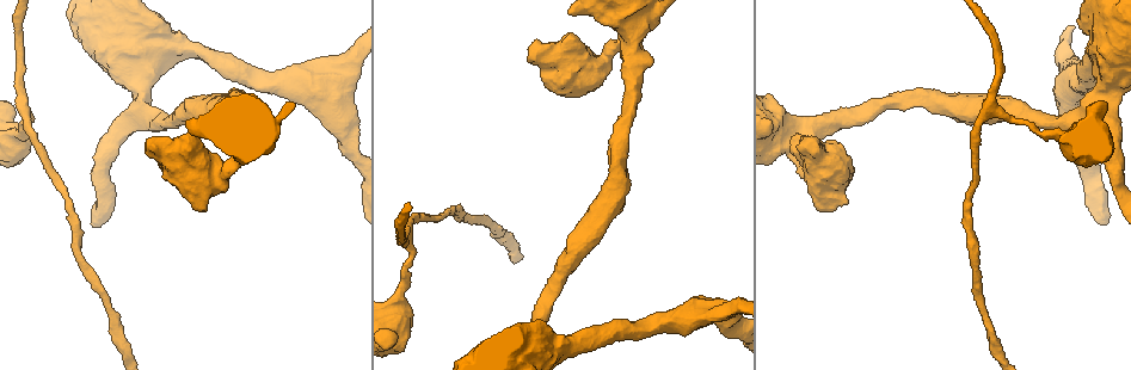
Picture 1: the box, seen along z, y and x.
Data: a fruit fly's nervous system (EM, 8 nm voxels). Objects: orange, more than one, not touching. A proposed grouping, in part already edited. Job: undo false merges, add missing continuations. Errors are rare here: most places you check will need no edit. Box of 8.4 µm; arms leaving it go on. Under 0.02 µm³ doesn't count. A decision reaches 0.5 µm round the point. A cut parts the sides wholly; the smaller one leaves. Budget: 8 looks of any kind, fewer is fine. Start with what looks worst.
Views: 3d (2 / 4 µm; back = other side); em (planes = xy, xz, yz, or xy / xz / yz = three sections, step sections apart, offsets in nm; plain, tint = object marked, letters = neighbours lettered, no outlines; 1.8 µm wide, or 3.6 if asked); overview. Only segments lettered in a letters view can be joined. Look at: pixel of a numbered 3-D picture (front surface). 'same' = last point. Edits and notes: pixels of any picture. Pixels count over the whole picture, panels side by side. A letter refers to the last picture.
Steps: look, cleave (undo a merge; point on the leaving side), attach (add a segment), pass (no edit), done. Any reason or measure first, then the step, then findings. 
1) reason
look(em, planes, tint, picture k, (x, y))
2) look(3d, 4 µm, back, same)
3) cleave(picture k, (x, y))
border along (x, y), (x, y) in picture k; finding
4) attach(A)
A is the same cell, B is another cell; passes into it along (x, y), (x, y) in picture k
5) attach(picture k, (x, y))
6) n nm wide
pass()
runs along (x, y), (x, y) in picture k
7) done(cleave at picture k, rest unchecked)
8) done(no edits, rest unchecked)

look(em, 3.6 µm, planes, plain, picture 1, (630, 41))

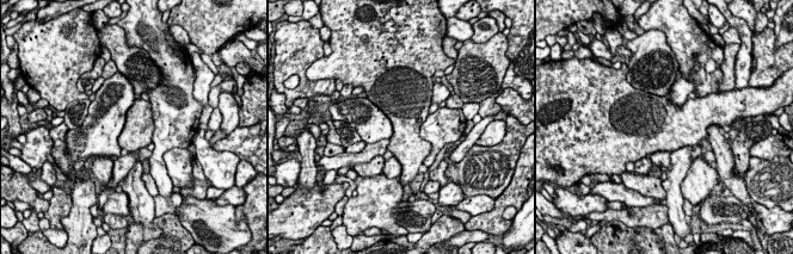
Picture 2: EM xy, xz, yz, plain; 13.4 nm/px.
look(em, 3.6 µm, planes, letters, same)

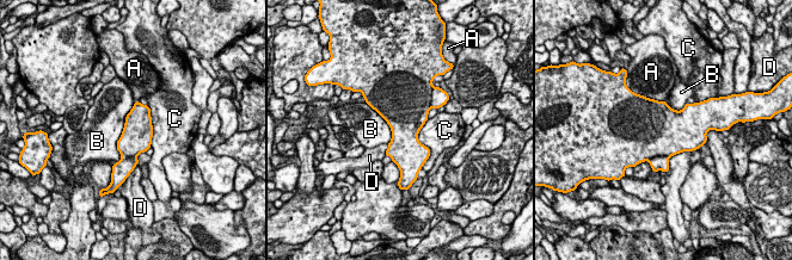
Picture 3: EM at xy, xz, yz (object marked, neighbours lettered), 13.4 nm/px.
cleave(picture 3, (657, 163))
A, B, C and D are other cells; border along (668, 156), (652, 156), (649, 160) in picture 3; two neurons meet here

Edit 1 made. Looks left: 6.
see it whole again
look(overview)

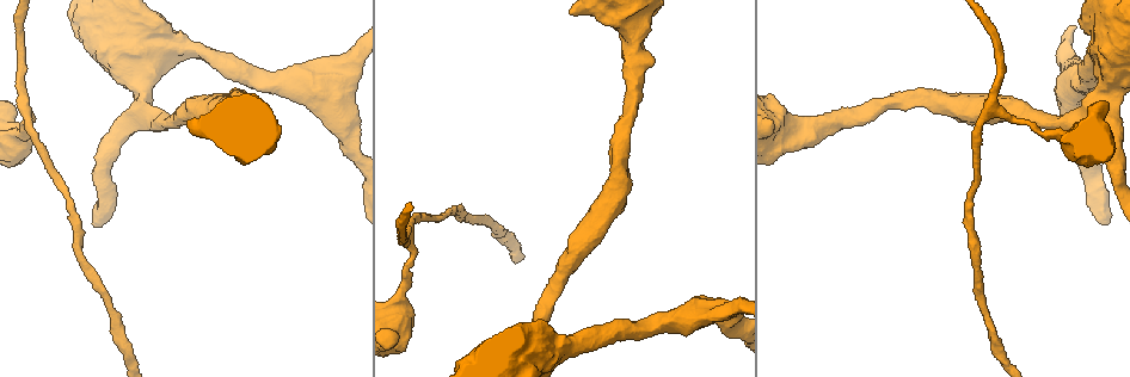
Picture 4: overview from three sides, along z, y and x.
three-way junction
look(em, 3.6 µm, yz, step 4, tint, picture 4, (330, 100))

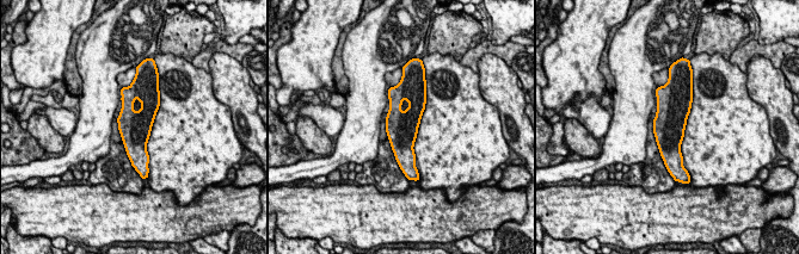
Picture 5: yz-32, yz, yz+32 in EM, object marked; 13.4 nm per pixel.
cut it another way
look(em, 3.6 µm, planes, letters, same)

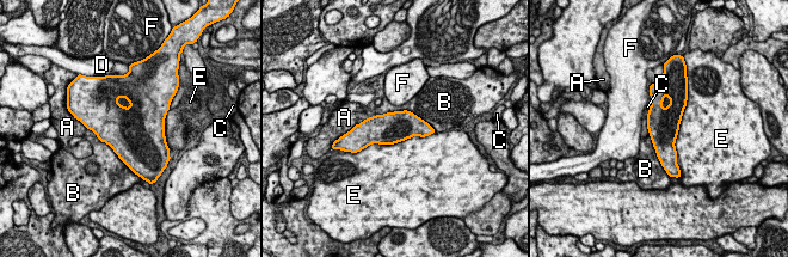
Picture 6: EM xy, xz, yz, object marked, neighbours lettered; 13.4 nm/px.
pass()
A, B, C, D, E and F are other cells; all the same neuron

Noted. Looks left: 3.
done(cleave at picture 3, rest unchecked)

